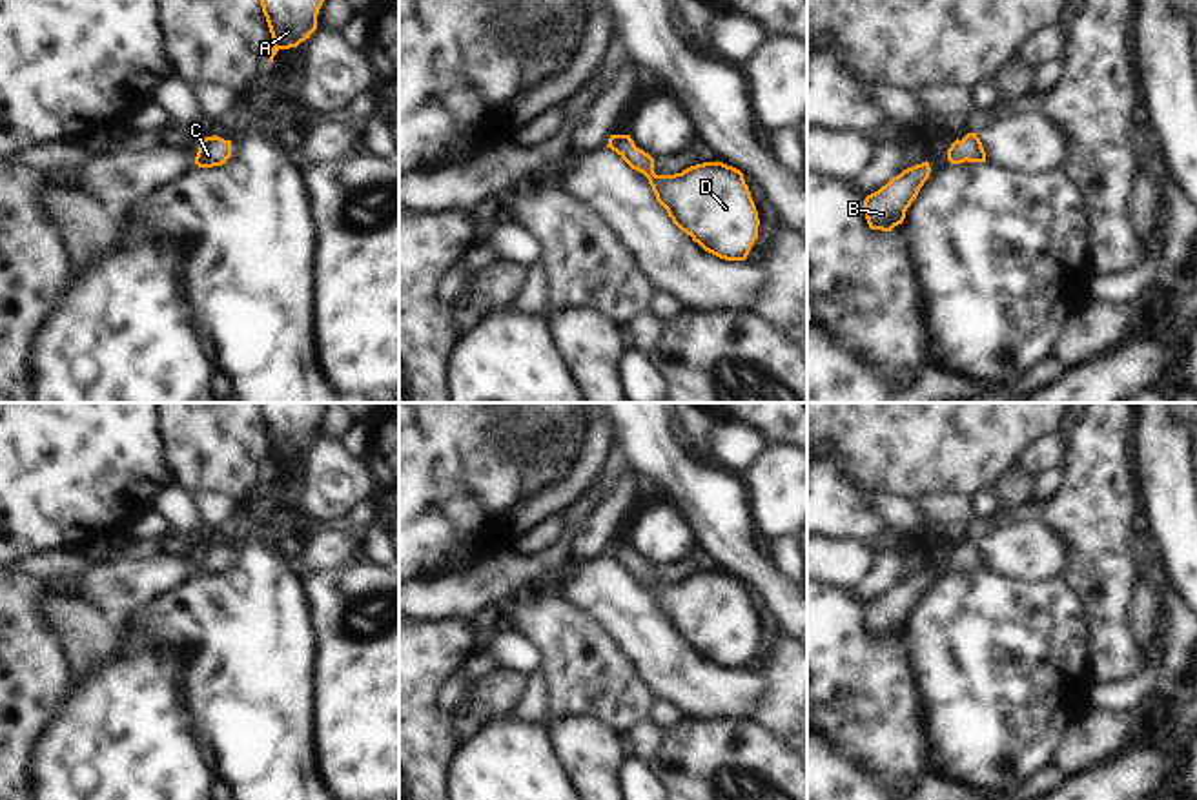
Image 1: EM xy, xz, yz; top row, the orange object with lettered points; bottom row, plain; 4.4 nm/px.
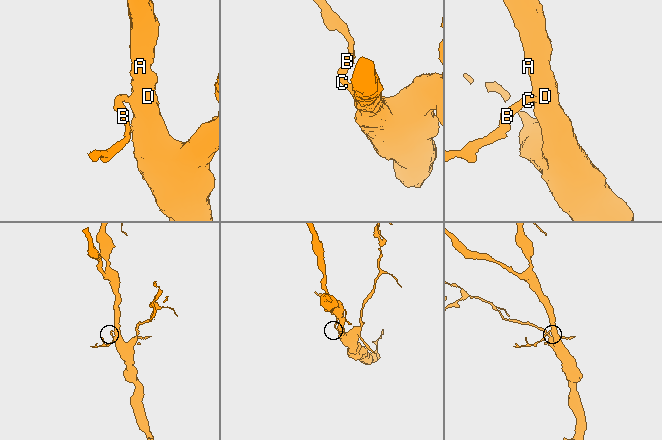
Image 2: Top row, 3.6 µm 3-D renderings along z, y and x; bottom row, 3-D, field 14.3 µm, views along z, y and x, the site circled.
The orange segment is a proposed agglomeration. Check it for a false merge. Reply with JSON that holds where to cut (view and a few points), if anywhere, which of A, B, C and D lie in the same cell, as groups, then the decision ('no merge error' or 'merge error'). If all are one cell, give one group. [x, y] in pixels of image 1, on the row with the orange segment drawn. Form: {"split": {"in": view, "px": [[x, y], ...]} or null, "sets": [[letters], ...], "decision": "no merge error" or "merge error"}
{"split": null, "sets": [["A", "B", "C", "D"]], "decision": "no merge error"}

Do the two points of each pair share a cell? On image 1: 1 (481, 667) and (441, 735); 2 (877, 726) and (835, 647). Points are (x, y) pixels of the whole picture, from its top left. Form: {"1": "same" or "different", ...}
{"1": "different", "2": "same"}

